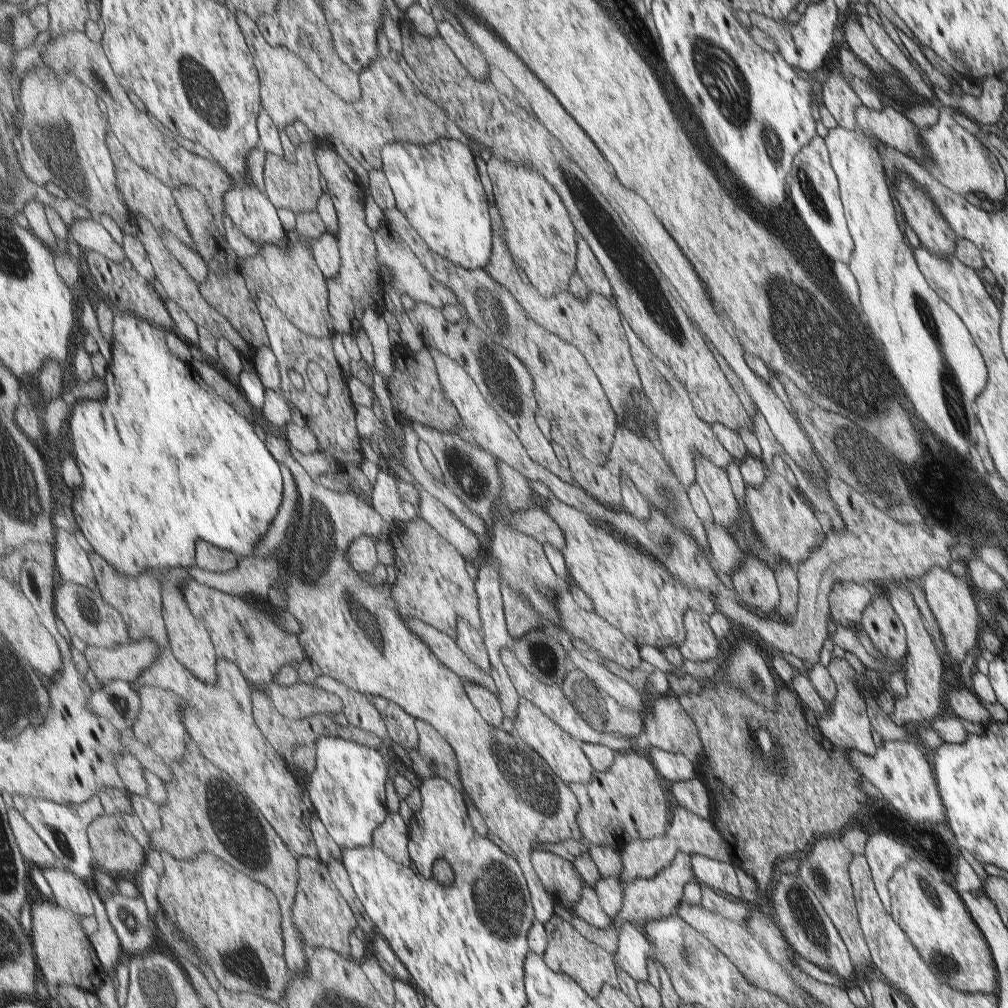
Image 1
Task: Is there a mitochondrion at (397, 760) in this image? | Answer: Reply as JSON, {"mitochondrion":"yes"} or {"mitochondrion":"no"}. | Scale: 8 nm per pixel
{"mitochondrion":"no"}

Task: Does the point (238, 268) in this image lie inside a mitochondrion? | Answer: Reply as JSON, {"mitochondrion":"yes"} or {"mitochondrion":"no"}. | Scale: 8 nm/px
{"mitochondrion":"no"}

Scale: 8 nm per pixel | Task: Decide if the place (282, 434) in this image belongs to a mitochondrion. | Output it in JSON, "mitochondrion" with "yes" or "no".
{"mitochondrion":"no"}

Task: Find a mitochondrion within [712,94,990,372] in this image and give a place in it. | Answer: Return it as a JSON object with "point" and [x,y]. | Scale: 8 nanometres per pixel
{"point":[770,139]}

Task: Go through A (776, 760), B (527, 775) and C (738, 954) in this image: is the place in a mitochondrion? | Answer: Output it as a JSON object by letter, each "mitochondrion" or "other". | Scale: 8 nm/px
{"A":"other","B":"mitochondrion","C":"other"}

